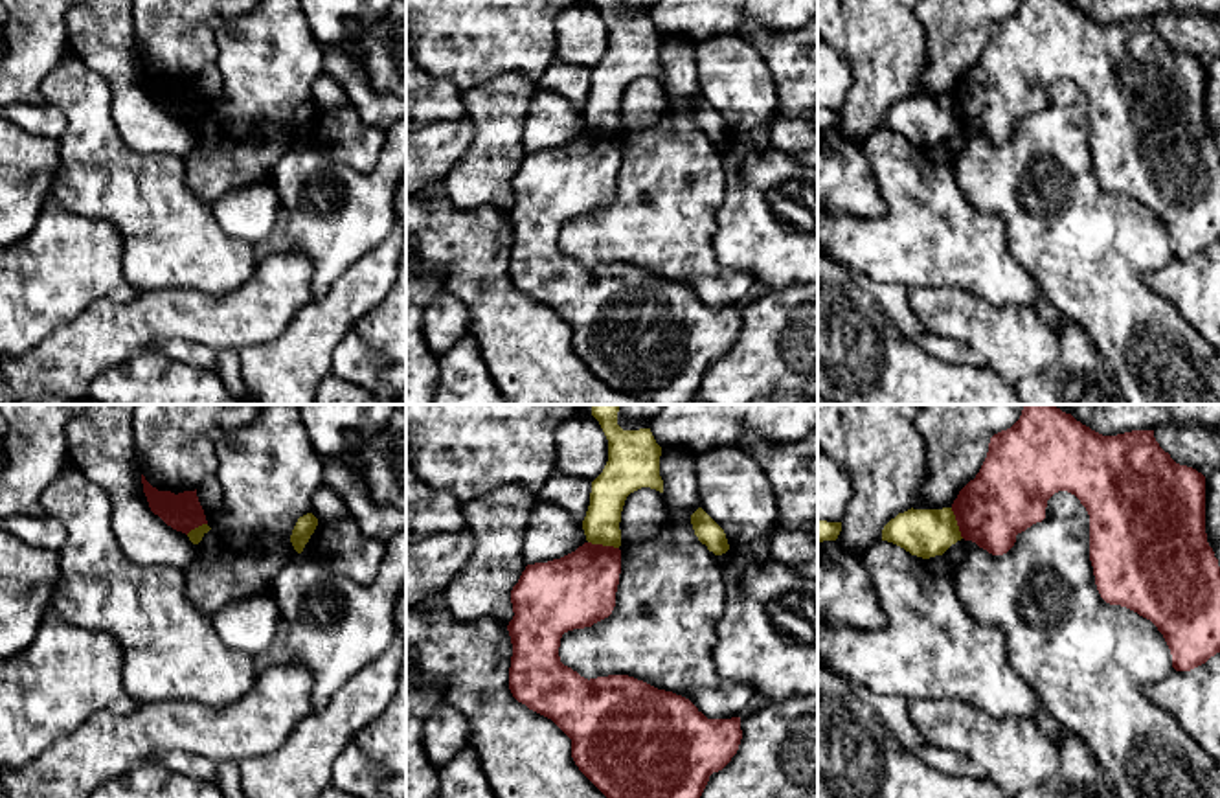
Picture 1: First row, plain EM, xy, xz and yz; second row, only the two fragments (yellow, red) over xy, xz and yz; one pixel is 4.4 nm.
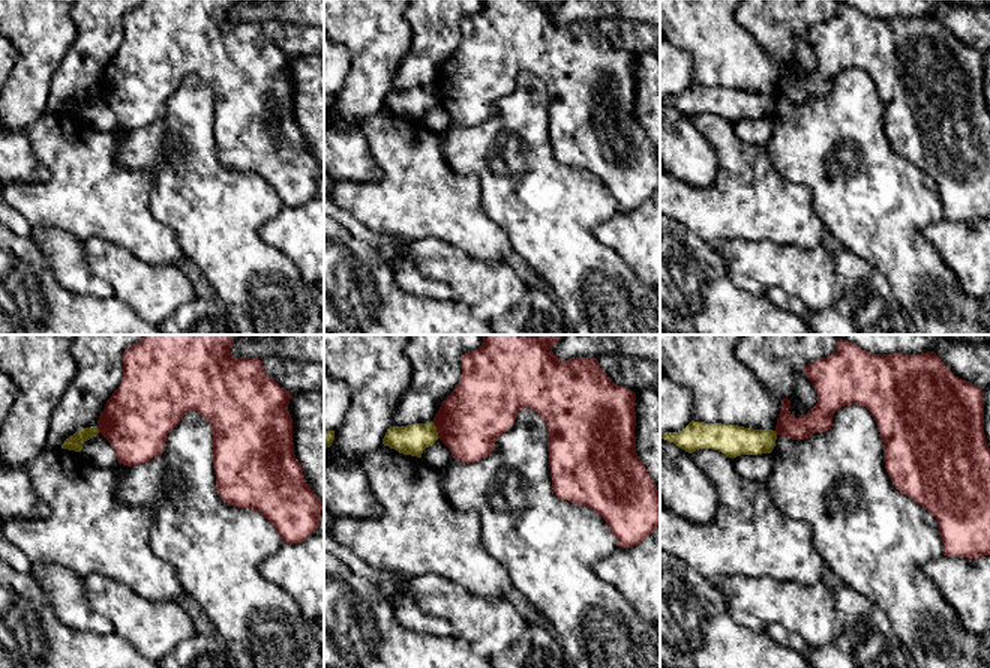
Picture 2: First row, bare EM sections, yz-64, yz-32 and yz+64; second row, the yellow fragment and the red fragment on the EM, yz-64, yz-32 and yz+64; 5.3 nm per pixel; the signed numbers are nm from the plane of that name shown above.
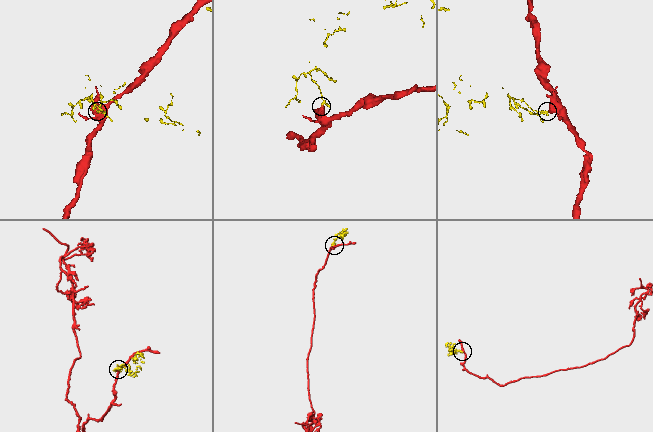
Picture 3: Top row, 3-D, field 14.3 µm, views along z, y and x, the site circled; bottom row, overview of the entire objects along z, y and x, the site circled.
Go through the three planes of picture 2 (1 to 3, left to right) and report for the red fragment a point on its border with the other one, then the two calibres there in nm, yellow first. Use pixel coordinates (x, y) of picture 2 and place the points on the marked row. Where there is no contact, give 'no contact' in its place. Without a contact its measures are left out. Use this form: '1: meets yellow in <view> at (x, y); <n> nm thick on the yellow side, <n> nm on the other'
1: meets yellow in yz-64 at (98, 430); 90 nm thick on the yellow side, 380 nm on the other
2: meets yellow in yz-32 at (435, 430); 160 nm thick on the yellow side, 360 nm on the other
3: meets yellow in yz+64 at (776, 433); 170 nm thick on the yellow side, 140 nm on the other

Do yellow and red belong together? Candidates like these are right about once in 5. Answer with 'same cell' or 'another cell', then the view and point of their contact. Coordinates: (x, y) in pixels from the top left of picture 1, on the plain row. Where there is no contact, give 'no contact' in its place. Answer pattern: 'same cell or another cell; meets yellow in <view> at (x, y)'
another cell; meets yellow in xz at (603, 133)

